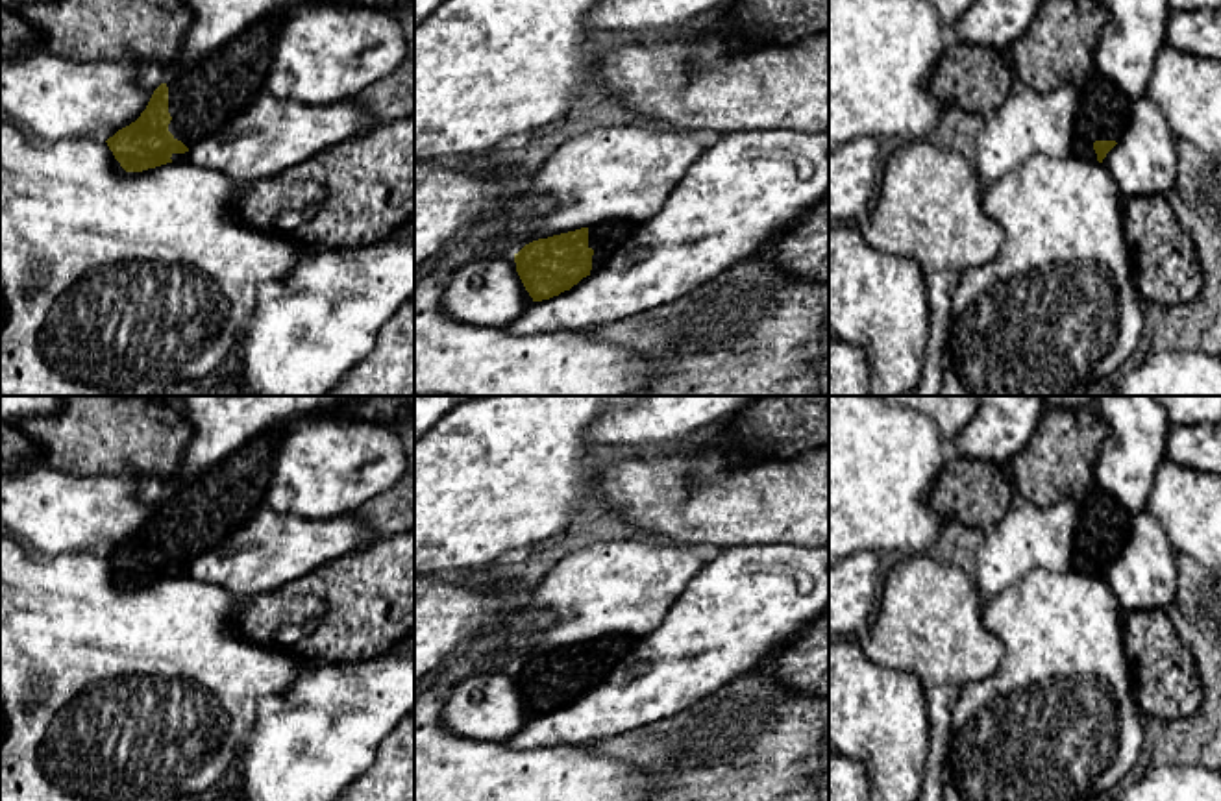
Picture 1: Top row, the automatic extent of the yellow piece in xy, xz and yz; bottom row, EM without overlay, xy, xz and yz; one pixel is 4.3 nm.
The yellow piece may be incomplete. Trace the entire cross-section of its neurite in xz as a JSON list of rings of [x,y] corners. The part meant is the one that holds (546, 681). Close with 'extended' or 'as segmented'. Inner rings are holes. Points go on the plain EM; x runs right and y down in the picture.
[[[612,635],[533,655],[514,668],[516,686],[533,716],[549,714],[598,686],[631,644]]]; extended

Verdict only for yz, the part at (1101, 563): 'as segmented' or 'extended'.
extended

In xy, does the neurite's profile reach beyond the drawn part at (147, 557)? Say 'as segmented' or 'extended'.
extended

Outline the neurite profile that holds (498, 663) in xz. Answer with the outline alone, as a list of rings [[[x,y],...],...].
[[[533,636],[522,638],[514,649],[507,649],[505,653],[496,653],[492,657],[485,657],[479,664],[477,664],[477,672],[485,672],[485,673],[501,673],[501,672],[509,672],[511,664],[518,659],[520,649],[524,646],[529,646],[533,642]]]

